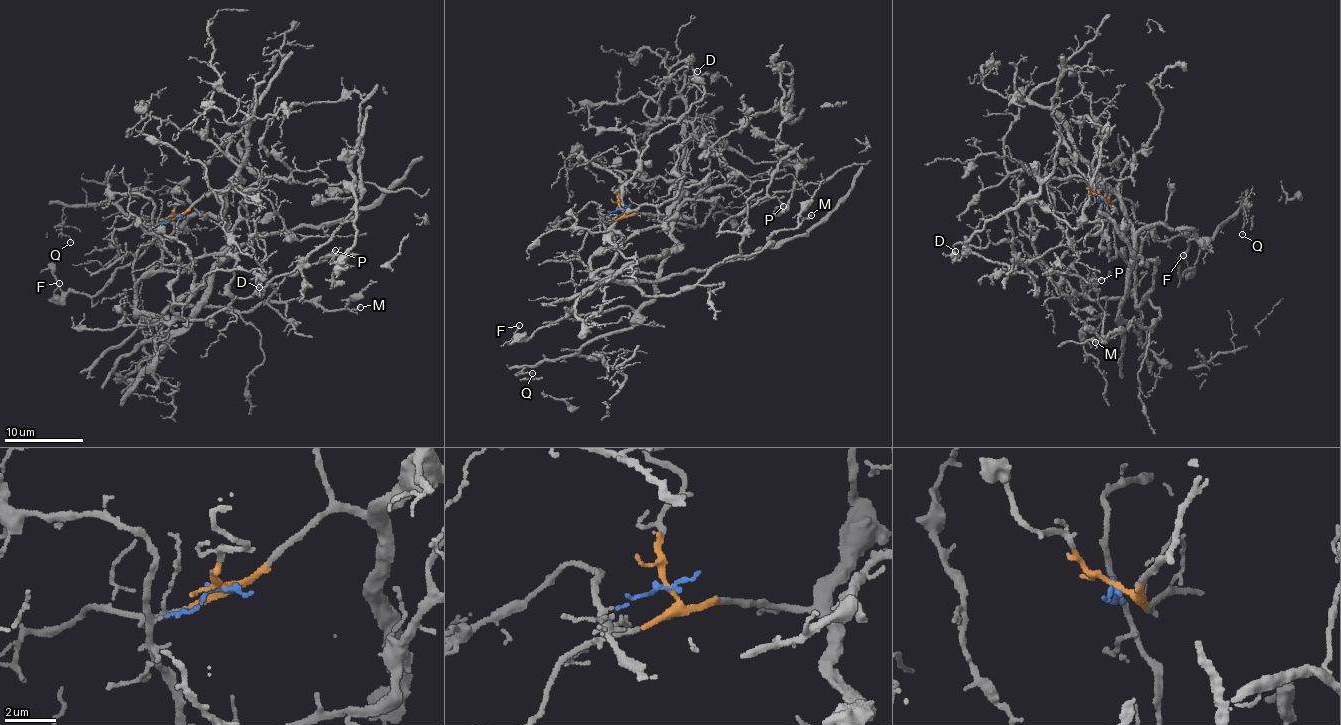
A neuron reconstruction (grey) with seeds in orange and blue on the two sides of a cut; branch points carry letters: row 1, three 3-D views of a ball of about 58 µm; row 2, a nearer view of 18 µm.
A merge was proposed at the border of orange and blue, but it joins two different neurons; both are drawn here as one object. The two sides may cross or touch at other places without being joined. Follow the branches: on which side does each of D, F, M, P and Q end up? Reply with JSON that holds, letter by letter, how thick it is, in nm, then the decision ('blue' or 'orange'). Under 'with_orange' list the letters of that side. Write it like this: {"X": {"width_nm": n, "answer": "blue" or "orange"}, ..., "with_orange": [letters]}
{"D": {"width_nm": 100, "answer": "blue"}, "F": {"width_nm": 110, "answer": "orange"}, "M": {"width_nm": 130, "answer": "blue"}, "P": {"width_nm": 140, "answer": "blue"}, "Q": {"width_nm": 90, "answer": "orange"}, "with_orange": ["F", "Q"]}

